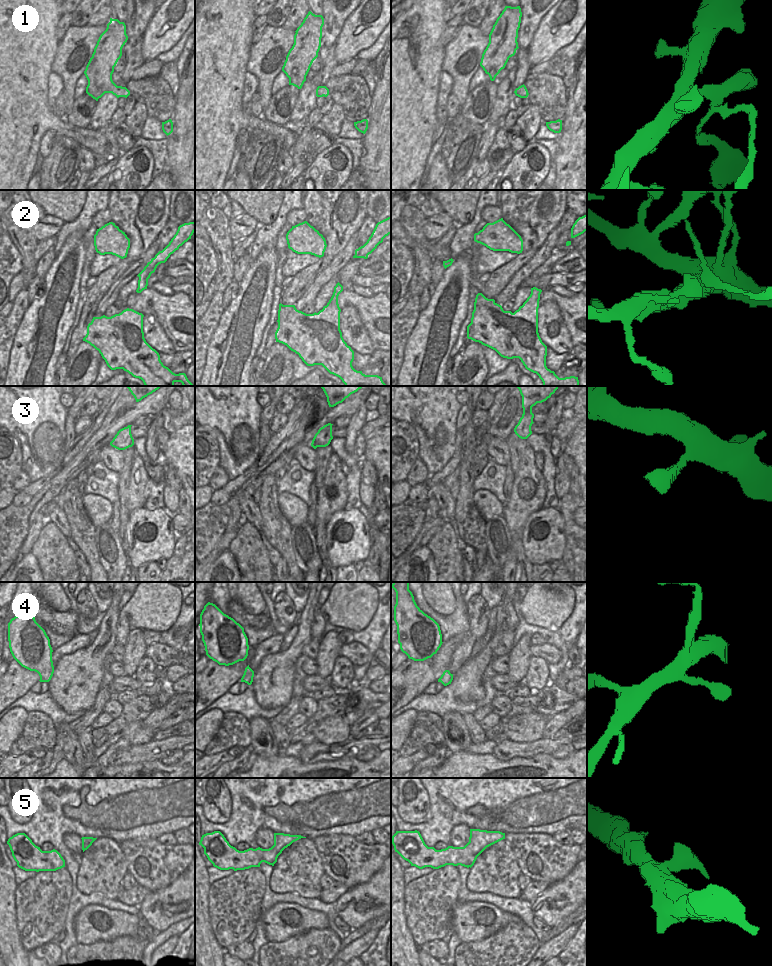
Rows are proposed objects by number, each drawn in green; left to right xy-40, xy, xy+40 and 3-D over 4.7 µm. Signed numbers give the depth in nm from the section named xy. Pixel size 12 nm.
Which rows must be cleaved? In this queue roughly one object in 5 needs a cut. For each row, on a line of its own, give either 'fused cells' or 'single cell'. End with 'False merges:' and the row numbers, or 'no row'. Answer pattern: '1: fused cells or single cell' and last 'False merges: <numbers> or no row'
1: fused cells
2: fused cells
3: single cell
4: single cell
5: single cell
False merges: 1, 2

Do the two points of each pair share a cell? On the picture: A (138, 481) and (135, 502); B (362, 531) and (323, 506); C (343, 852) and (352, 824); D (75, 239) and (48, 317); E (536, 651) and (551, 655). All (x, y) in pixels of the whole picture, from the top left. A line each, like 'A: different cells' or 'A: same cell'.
A: same cell
B: different cells
C: different cells
D: same cell
E: same cell

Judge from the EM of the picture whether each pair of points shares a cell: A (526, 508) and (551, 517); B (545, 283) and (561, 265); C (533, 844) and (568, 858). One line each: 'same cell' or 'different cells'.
A: different cells
B: different cells
C: same cell

